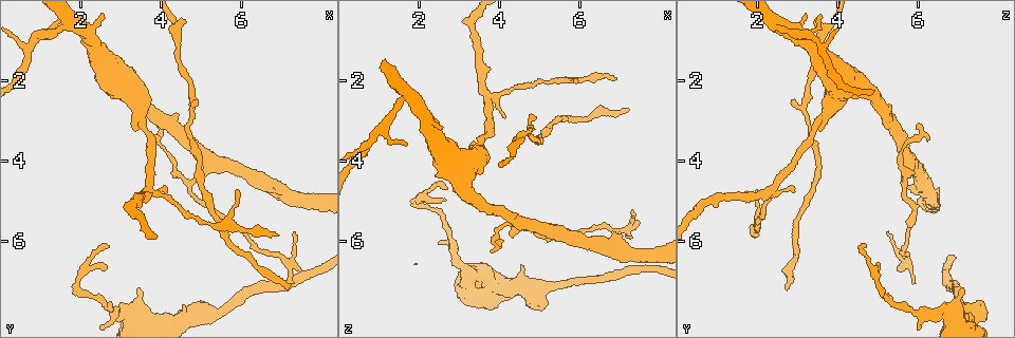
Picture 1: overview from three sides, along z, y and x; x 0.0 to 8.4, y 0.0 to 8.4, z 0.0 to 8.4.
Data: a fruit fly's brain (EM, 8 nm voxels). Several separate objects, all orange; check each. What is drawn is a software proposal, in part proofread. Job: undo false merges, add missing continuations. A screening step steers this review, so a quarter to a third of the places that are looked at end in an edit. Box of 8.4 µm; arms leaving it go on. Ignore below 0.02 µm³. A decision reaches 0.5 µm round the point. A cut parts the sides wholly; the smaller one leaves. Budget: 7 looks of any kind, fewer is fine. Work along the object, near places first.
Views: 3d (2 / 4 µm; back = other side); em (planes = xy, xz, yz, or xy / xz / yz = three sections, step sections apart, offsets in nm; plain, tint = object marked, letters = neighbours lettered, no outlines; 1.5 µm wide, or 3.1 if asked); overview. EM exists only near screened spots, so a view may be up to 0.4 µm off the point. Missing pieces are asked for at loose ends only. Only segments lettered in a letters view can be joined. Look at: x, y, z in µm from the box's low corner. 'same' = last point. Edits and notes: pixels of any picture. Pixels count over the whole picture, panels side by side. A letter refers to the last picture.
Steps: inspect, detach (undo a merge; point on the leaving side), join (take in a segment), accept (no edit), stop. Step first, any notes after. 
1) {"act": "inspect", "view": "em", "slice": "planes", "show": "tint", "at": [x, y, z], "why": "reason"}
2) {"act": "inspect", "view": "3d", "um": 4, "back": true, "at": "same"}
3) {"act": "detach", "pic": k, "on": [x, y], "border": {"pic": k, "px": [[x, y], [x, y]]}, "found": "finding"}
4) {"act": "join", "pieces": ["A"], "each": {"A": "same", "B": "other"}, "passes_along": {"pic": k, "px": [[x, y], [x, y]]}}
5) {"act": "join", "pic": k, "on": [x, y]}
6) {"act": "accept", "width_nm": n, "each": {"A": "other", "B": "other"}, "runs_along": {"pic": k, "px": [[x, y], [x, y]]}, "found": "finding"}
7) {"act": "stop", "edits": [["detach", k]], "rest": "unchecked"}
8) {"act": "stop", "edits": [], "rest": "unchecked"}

{"act": "inspect", "view": "3d", "um": 4, "at": [4.70, 3.10, 3.30]}

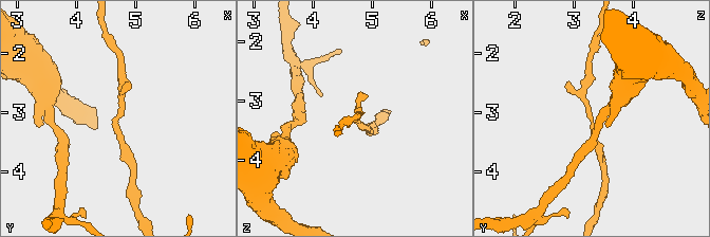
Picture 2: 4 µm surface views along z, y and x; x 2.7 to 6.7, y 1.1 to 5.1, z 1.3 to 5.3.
{"act": "inspect", "view": "em", "slice": "planes", "show": "plain", "at": [4.70, 3.00, 3.25], "why": "need the tissue"}

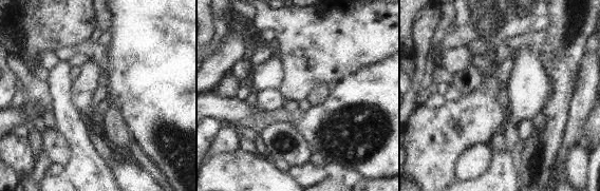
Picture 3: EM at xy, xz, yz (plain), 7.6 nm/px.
{"act": "inspect", "view": "em", "slice": "planes", "show": "letters", "at": "same"}

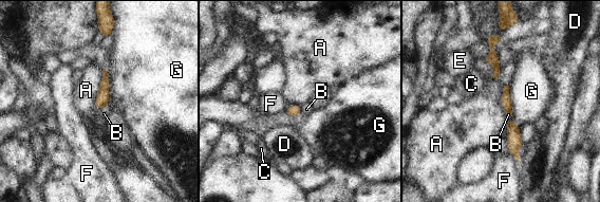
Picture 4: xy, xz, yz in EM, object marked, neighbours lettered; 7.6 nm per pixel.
{"act": "accept", "each": {"A": "other", "B": "other", "C": "other", "D": "other", "E": "other", "F": "other", "G": "other"}, "runs_along": {"pic": 4, "px": [[506, 88], [516, 154]]}, "found": "one neuron here"}

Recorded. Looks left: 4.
{"act": "inspect", "view": "3d", "um": 4, "at": [4.05, 3.20, 5.90], "why": "branch stops here"}

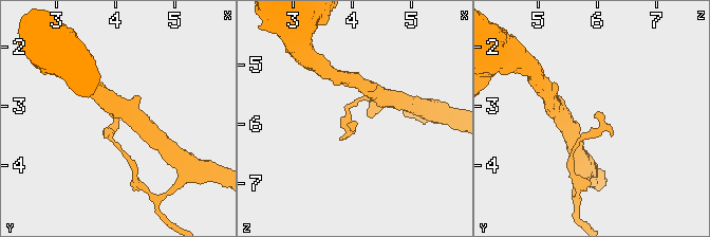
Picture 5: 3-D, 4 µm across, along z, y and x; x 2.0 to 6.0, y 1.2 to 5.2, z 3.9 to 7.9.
{"act": "inspect", "view": "em", "slice": "yz", "step": 8, "show": "tint", "at": [4.05, 3.15, 5.90]}

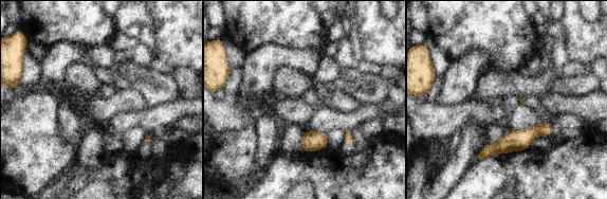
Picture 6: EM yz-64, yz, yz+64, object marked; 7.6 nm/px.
{"act": "inspect", "view": "em", "slice": "planes", "show": "letters", "at": "same"}

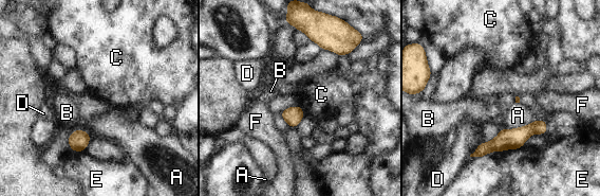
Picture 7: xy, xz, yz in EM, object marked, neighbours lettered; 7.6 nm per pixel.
{"act": "accept", "each": {"A": "other", "B": "other", "C": "other", "D": "other", "E": "other", "F": "other"}, "found": "none of them fits"}

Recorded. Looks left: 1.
{"act": "stop", "edits": [], "rest": "unchecked"}

